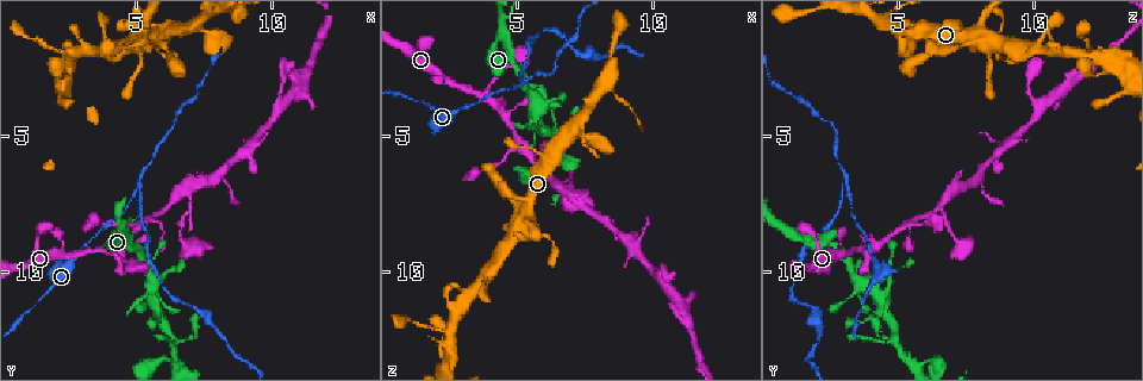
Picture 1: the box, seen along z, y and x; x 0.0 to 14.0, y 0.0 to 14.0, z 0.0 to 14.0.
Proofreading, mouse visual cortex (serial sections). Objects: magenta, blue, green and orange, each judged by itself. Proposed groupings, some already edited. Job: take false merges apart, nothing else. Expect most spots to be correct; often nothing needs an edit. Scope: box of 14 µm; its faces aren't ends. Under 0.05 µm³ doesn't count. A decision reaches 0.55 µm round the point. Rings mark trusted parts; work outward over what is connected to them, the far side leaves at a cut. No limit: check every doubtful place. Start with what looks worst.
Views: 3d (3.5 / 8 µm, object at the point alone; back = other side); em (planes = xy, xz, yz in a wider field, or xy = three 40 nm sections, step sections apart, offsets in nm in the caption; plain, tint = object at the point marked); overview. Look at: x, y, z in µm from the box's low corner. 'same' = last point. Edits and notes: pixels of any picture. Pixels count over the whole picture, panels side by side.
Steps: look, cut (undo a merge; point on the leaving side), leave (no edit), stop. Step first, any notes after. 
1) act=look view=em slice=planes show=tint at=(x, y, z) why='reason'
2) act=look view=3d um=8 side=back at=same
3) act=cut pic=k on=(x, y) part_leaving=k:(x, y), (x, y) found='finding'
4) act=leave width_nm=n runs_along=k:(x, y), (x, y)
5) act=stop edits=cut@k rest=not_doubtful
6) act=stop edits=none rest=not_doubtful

act=look view=3d um=3.5 at=(5.1, 6.9, 3.1) why='branch point'

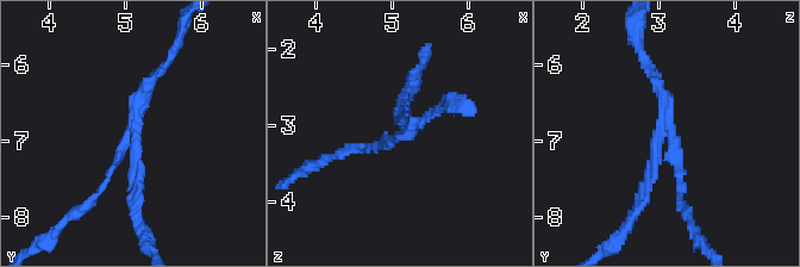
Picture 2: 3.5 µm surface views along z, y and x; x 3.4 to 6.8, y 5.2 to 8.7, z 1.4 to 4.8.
act=look view=em slice=xy step=5 show=tint at=(5.05, 6.95, 3.20) why='shape alone is not enough'

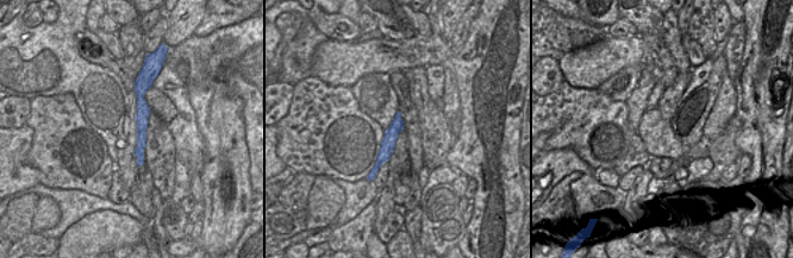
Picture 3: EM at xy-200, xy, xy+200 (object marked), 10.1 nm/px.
act=cut pic=2 on=(649, 173) arms=3 part_leaving=2:(667, 132), (620, 235) found='two cells meet here'

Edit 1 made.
act=look view=overview why='see it whole again'

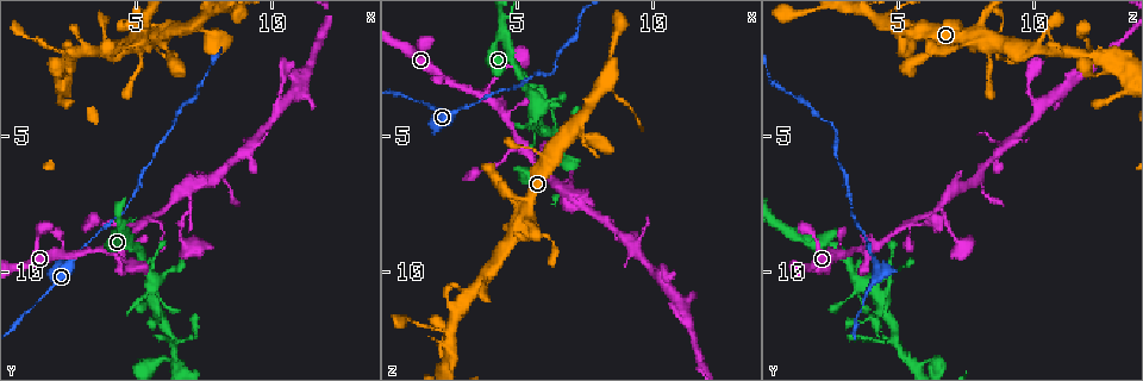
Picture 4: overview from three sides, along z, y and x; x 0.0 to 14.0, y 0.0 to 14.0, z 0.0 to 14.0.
act=look view=3d um=8 at=(5.2, 8.4, 5.2) why='four or more arms meet'

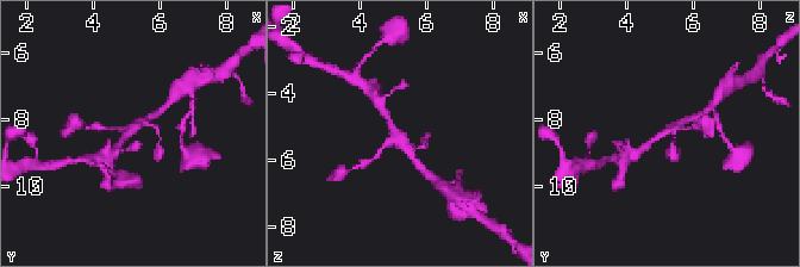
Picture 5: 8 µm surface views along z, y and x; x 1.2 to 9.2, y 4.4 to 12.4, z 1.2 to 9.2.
act=look view=3d um=3.5 at=(5.1, 8.3, 5.2)

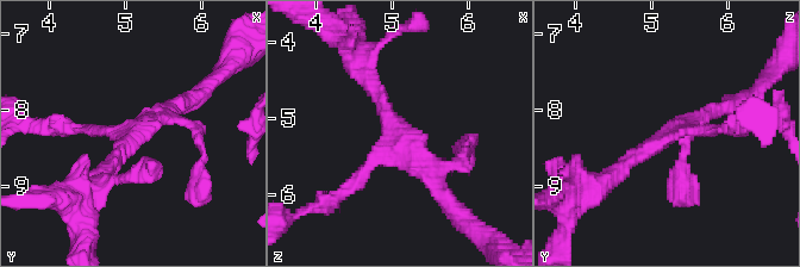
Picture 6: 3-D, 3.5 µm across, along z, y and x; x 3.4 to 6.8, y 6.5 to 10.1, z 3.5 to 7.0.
act=look view=em slice=xy step=1 show=tint at=(5.10, 8.40, 5.15) arms=4 arm_widths_nm=150,200,250,250 why='now the EM'

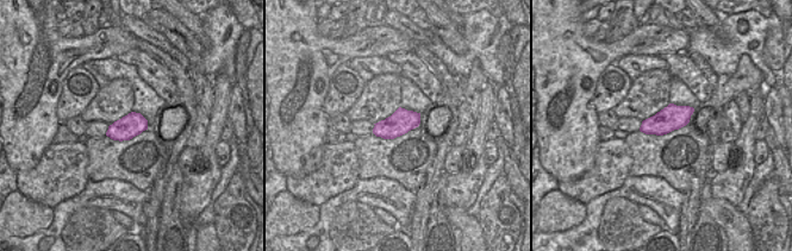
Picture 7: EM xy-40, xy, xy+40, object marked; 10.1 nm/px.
act=leave width_nm=240 runs_along=6:(364, 74), (433, 186) found='one cell here'

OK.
act=look view=3d um=8 at=(6.8, 7.0, 7.0) why='three-way junction'

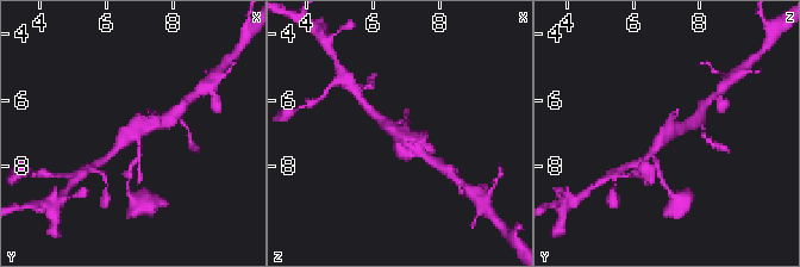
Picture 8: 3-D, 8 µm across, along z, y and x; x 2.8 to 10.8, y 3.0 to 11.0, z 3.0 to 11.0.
act=look view=3d um=3.5 at=(6.7, 7.0, 7.0) why='zoom in'

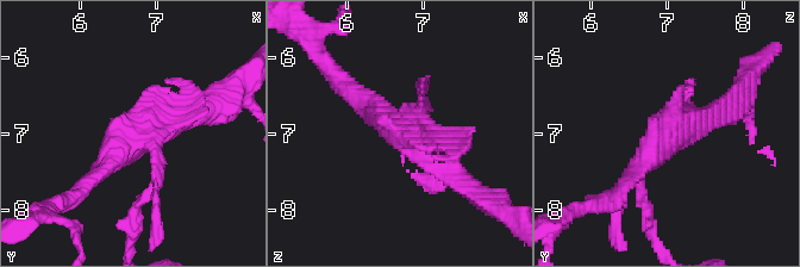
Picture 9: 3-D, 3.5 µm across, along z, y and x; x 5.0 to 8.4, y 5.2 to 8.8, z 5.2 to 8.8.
act=look view=em slice=planes show=tint at=(6.70, 7.05, 6.95)

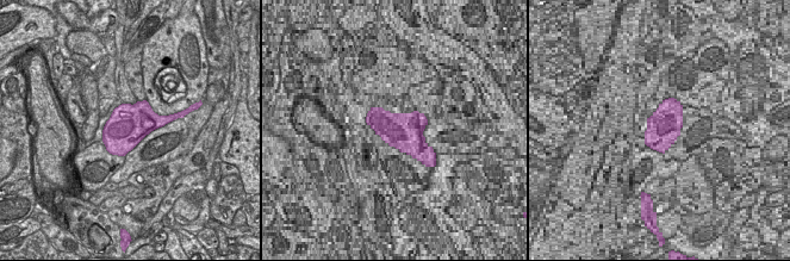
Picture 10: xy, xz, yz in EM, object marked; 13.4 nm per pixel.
act=leave width_nm=550 runs_along=9:(351, 88), (461, 184) found='continuous, no second cell'

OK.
act=stop edits=cut@2 rest=not_doubtful

